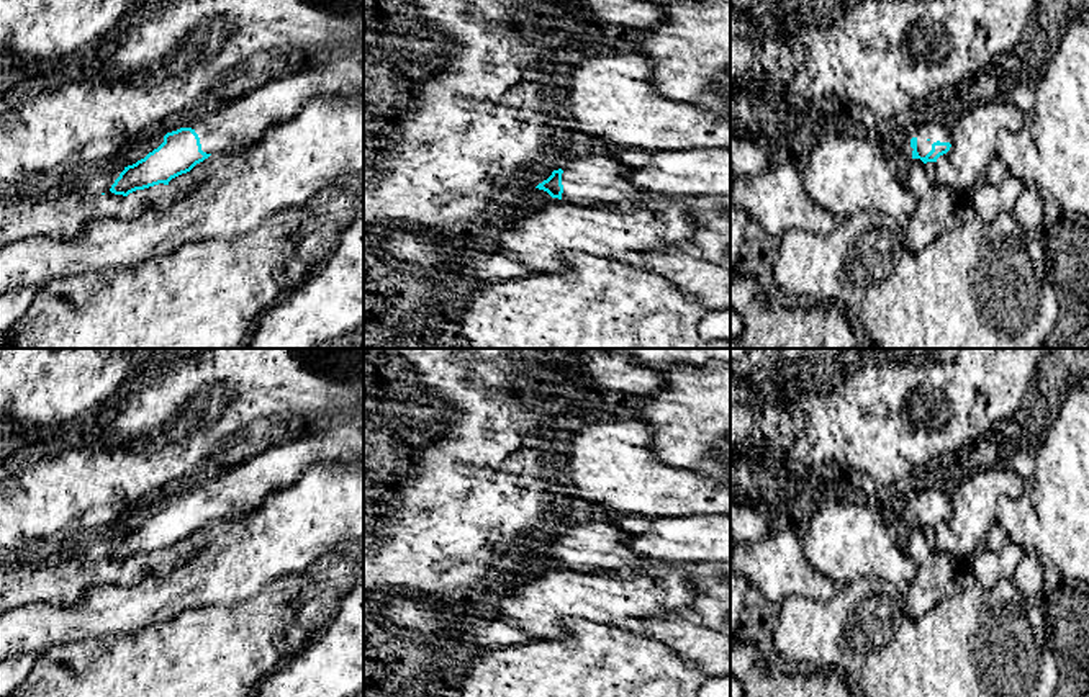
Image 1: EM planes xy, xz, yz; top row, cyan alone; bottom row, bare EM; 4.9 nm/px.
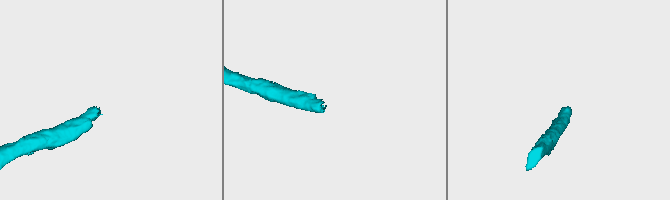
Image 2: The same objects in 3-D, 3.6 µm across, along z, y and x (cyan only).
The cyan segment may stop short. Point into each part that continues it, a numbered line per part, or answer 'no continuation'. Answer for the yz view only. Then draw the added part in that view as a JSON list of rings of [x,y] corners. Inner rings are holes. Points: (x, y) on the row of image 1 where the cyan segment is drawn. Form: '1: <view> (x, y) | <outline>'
1: yz (935, 133) | [[[932,124],[924,126],[919,133],[914,133],[912,137],[917,139],[917,152],[920,157],[925,157],[932,151],[932,144],[940,142],[950,142],[951,144],[951,133],[950,126],[943,124]]]

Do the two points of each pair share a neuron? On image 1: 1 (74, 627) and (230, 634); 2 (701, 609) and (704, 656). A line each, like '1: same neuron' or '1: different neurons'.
1: different neurons
2: different neurons

